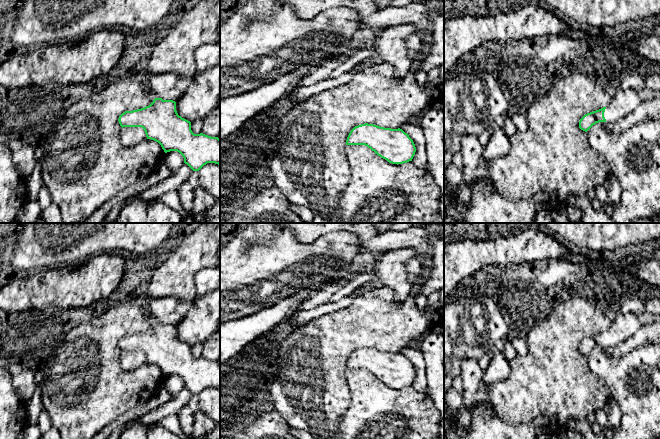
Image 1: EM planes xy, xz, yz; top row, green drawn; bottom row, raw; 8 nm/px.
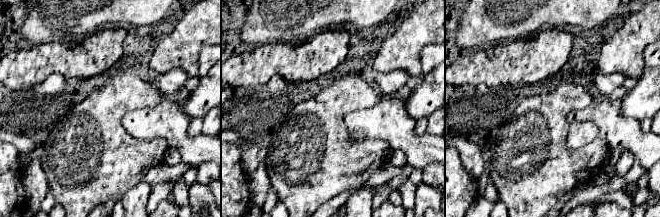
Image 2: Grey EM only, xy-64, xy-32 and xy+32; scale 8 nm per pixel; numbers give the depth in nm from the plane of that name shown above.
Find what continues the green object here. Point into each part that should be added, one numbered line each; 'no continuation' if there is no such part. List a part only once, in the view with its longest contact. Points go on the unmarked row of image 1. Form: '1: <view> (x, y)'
1: yz (625, 325)

